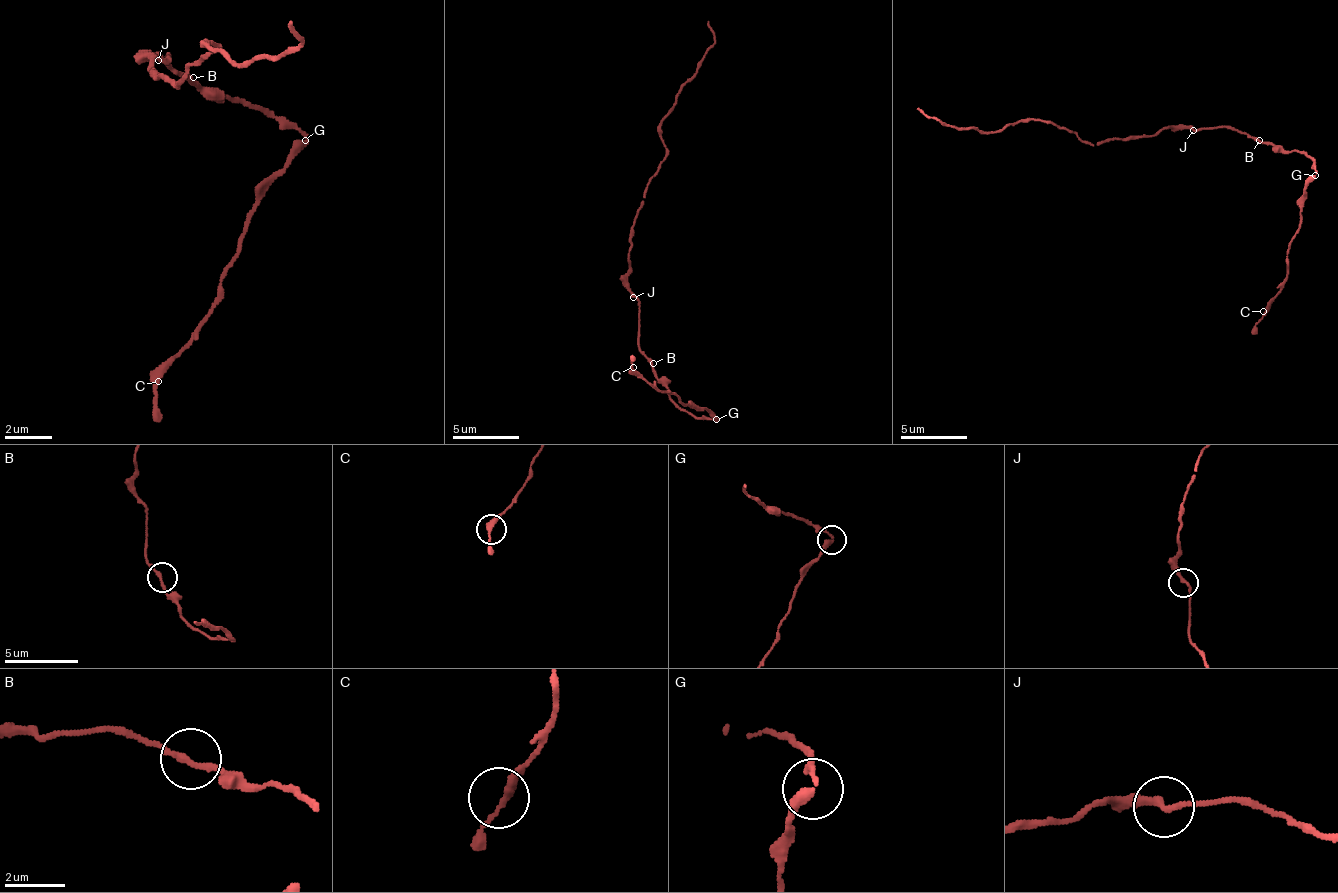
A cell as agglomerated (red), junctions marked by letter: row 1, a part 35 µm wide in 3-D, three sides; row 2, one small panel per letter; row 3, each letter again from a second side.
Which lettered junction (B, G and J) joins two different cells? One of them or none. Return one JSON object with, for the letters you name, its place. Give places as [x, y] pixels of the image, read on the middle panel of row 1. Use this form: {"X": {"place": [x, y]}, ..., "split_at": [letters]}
{"G": {"place": [716, 419]}, "split_at": ["G"]}

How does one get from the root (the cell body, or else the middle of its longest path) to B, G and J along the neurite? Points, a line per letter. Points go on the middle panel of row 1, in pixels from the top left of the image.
B: (640, 324), (640, 350), (653, 363)
G: (640, 324), (640, 354), (649, 363), (653, 377), (683, 410), (696, 416), (712, 416), (716, 420)
J: (640, 324), (640, 304), (633, 297)

